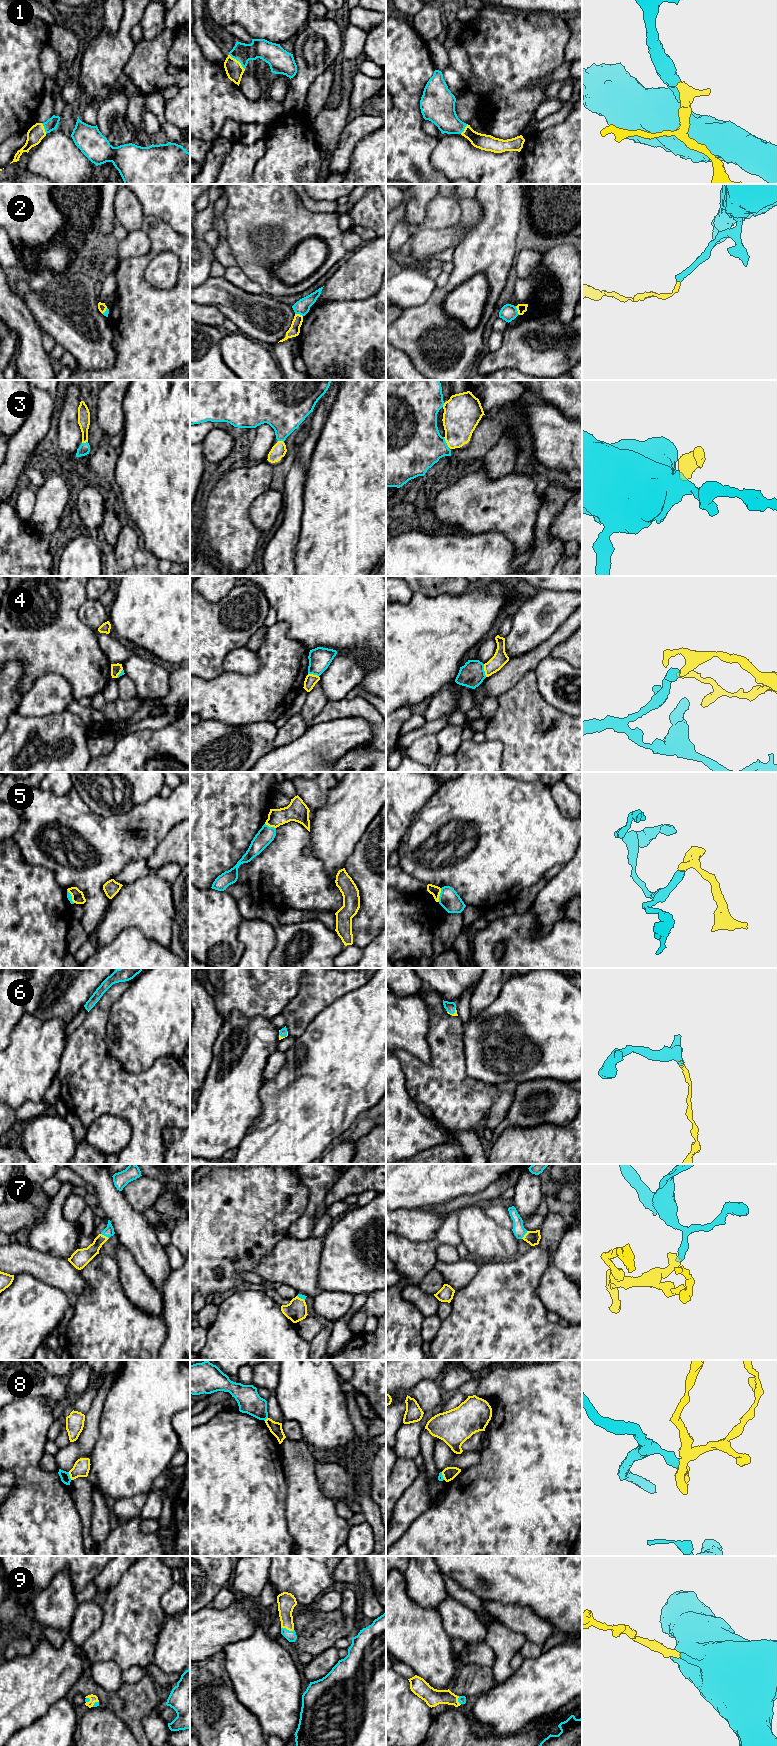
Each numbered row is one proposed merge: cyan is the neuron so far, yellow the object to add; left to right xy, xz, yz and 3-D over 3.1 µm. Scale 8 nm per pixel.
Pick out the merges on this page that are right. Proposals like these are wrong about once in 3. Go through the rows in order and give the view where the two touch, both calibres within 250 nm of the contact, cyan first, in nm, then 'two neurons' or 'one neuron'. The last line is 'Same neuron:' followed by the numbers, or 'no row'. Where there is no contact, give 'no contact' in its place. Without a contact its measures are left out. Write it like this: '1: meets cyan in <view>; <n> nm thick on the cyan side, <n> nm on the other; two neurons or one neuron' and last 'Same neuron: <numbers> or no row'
1: meets cyan in xz; 160 nm thick on the cyan side, 140 nm on the other; one neuron
2: meets cyan in yz; 140 nm thick on the cyan side, 80 nm on the other; two neurons
3: meets cyan in yz; 440 nm thick on the cyan side, 280 nm on the other; one neuron
4: meets cyan in yz; 200 nm thick on the cyan side, 120 nm on the other; two neurons
5: meets cyan in yz; 160 nm thick on the cyan side, 80 nm on the other; two neurons
6: meets cyan in yz; 80 nm thick on the cyan side, 30 nm on the other; one neuron
7: meets cyan in xy; 80 nm thick on the cyan side, 130 nm on the other; one neuron
8: meets cyan in xy; 80 nm thick on the cyan side, 130 nm on the other; two neurons
9: meets cyan in xz; 90 nm thick on the cyan side, 150 nm on the other; one neuron
Same neuron: 1, 3, 6, 7, 9

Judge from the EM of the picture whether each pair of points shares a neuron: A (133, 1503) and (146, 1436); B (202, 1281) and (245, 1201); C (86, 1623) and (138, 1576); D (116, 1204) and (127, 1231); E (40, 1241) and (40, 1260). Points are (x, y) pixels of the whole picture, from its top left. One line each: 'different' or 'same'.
A: different
B: same
C: different
D: same
E: different

